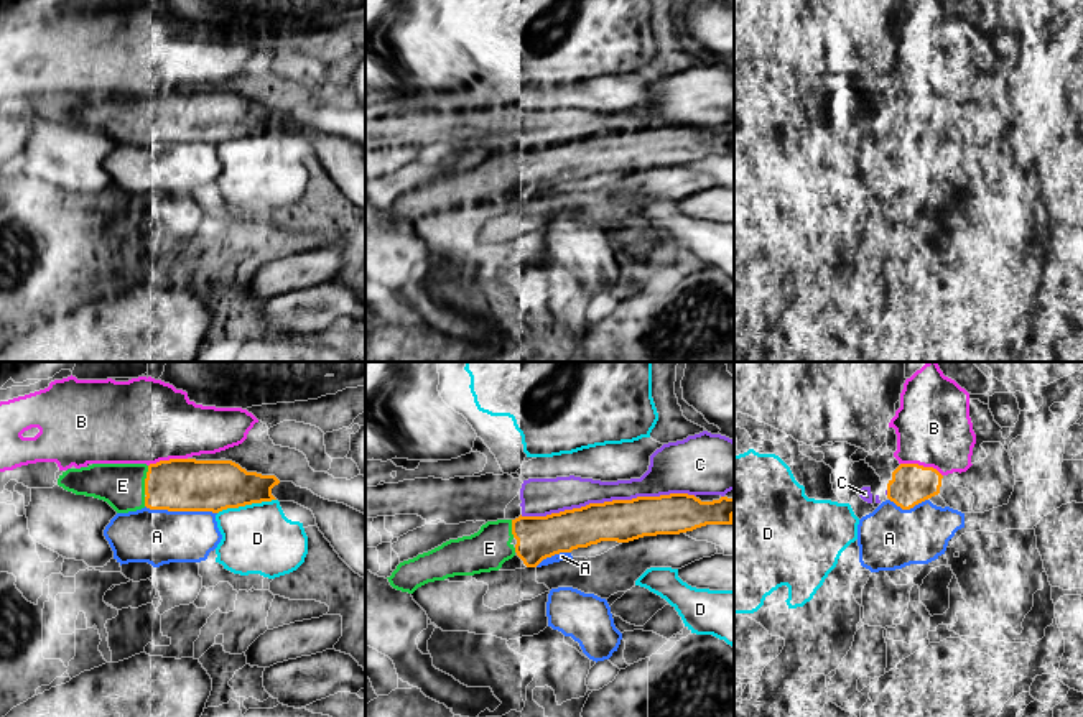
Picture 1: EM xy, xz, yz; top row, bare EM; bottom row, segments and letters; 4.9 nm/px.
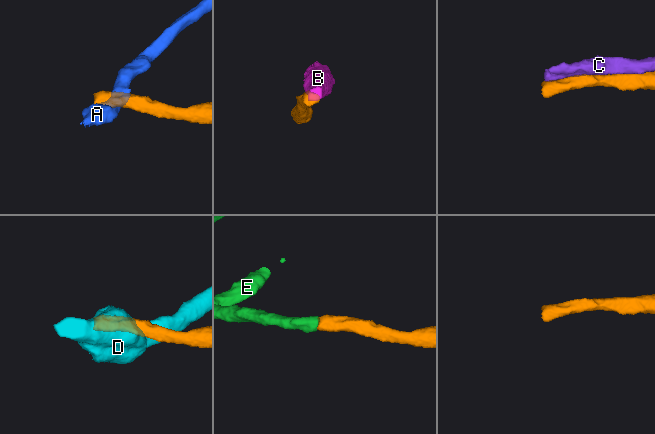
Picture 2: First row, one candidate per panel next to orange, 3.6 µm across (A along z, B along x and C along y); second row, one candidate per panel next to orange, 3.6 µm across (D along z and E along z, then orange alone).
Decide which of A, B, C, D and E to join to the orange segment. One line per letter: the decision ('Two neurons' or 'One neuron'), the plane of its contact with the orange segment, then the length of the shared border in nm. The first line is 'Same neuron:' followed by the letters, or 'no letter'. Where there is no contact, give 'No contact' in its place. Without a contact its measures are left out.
Same neuron: E
A: Two neurons. Touches orange in xy. Shared border 360 nm
B: Two neurons. Touches orange in yz. Shared border 220 nm
C: Two neurons. Touches orange in xz. Shared border 850 nm
D: Two neurons. Touches orange in xy. Shared border 300 nm
E: One neuron. Touches orange in xy. Shared border 150 nm

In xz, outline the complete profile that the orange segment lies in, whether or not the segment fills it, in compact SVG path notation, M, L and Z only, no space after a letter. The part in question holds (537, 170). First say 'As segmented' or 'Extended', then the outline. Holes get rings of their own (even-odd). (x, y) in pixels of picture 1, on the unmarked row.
Extended. M688 125L589 135L546 148L520 146L515 151L487 153L471 168L449 171L428 184L403 192L387 210L393 220L413 225L428 214L499 202L515 186L527 199L537 199L546 189L588 179L601 173L629 174L644 168L680 166L706 156L734 156L732 148L734 130L721 128L719 132L701 133Z

